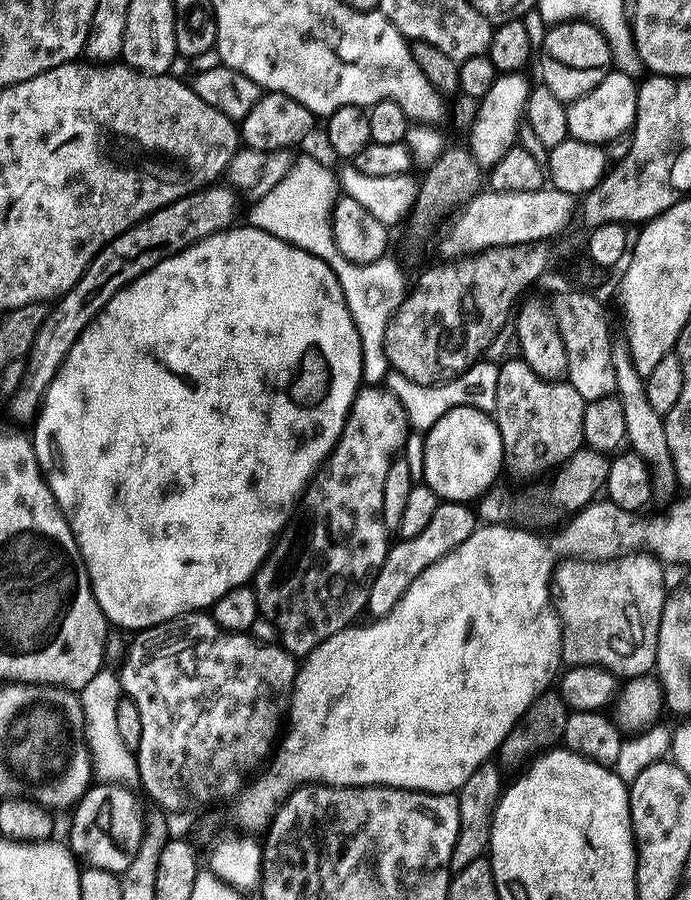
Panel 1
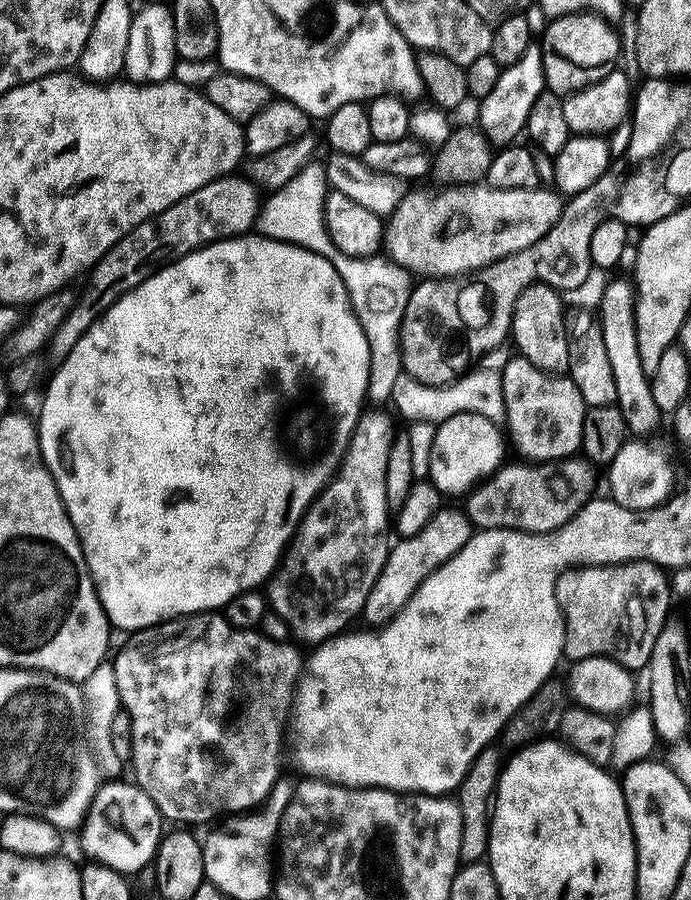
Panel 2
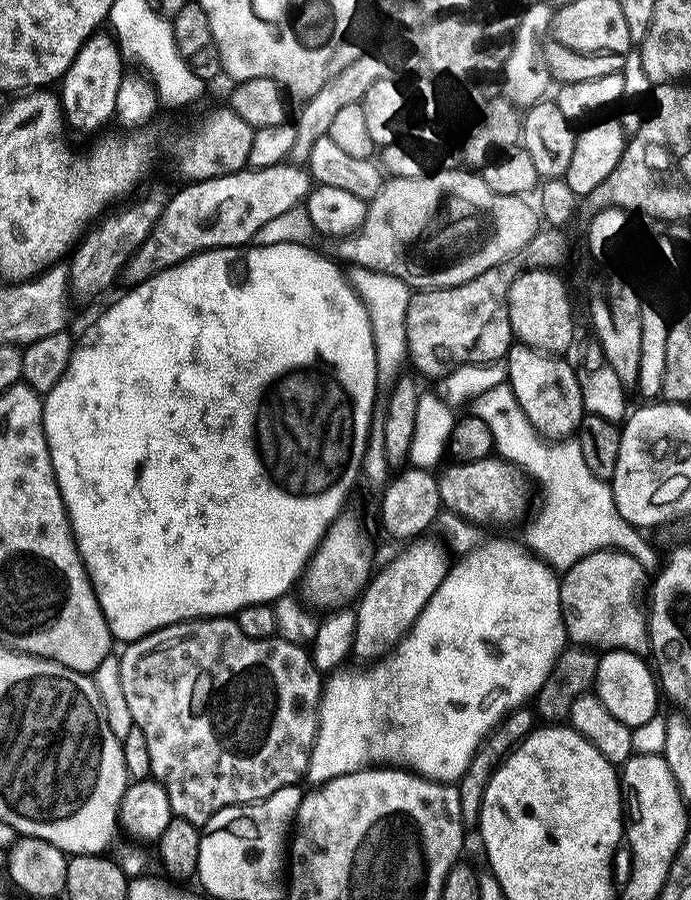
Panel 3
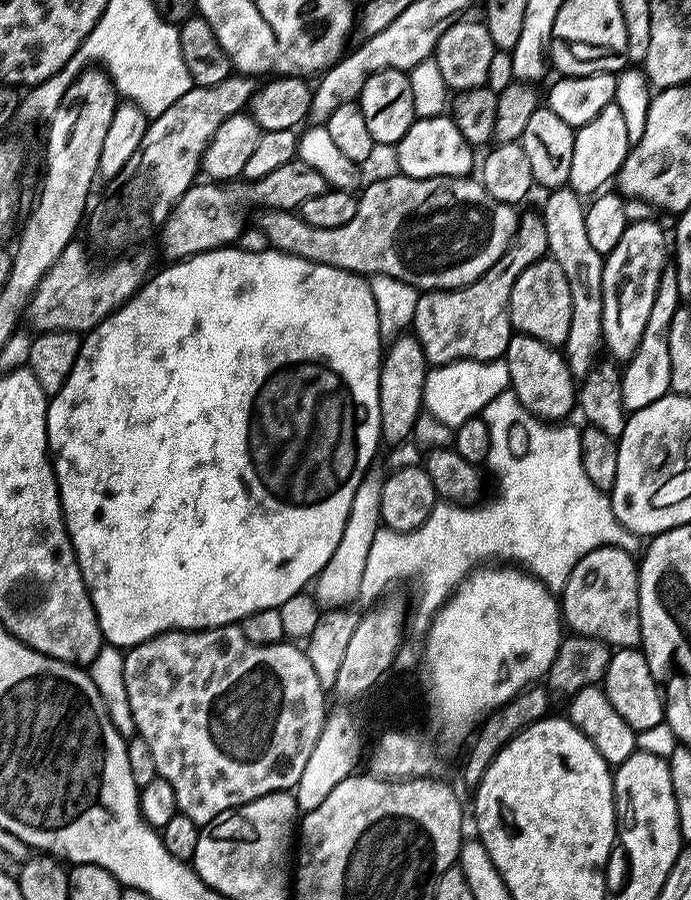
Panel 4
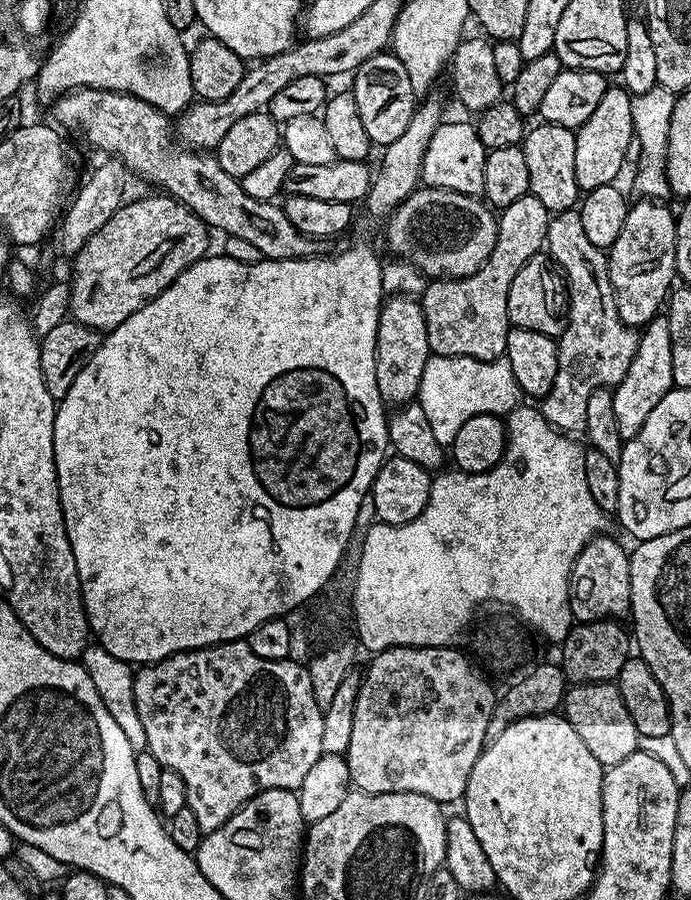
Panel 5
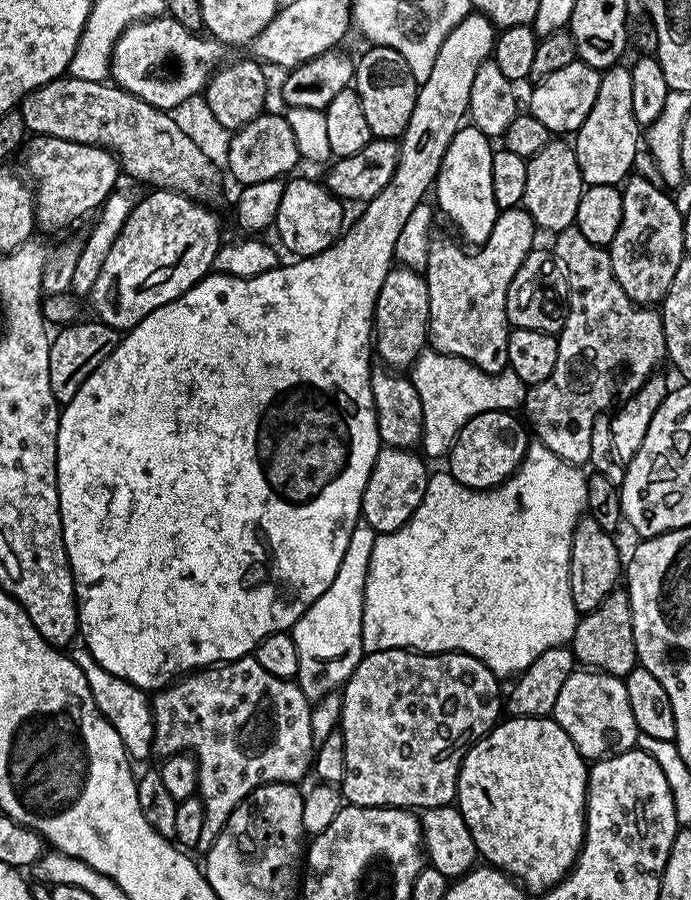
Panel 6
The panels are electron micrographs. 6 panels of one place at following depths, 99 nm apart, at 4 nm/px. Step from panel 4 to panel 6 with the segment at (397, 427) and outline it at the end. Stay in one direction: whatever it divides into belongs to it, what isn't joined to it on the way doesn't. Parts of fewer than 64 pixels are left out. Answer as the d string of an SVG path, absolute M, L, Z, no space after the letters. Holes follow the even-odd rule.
M393 266L389 268L386 278L382 282L382 290L378 290L376 299L376 319L374 321L374 352L380 356L385 365L392 370L408 370L416 363L420 353L425 351L429 343L428 319L430 318L430 294L428 283L424 281L423 275L415 272L412 268Z

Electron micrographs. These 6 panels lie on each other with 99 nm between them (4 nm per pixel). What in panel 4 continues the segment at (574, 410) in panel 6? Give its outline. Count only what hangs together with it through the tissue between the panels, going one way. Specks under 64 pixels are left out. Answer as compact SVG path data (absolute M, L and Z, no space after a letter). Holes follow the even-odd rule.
M565 186L553 188L547 193L544 200L542 215L546 226L546 238L548 239L548 256L562 266L562 274L566 274L566 282L570 282L570 298L572 299L572 313L570 314L570 334L562 345L564 359L568 361L572 375L576 378L587 376L589 370L598 363L599 352L602 352L602 270L604 269L604 256L590 243L586 235L586 218L584 210L585 201L578 193Z

